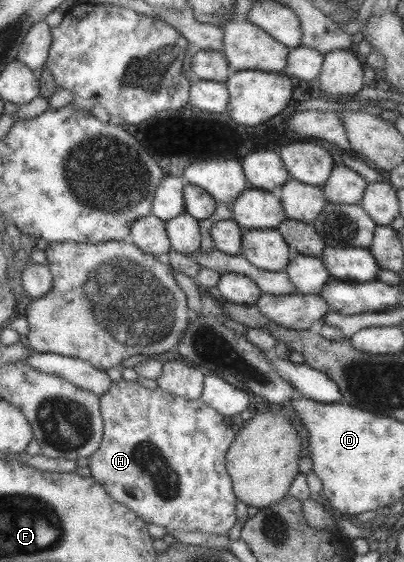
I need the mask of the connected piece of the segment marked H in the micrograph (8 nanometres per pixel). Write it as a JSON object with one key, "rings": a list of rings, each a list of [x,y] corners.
{"rings":[[[119,380],[112,382],[109,389],[100,395],[100,416],[103,424],[102,438],[97,449],[88,457],[88,468],[90,477],[103,487],[103,490],[115,502],[125,505],[130,511],[136,514],[145,524],[153,524],[165,529],[167,534],[171,532],[199,532],[227,537],[227,532],[235,523],[235,495],[233,494],[231,479],[225,469],[225,452],[233,443],[236,432],[223,422],[223,416],[217,413],[212,407],[205,405],[200,399],[188,400],[175,397],[162,389],[148,389],[136,381]]]}

